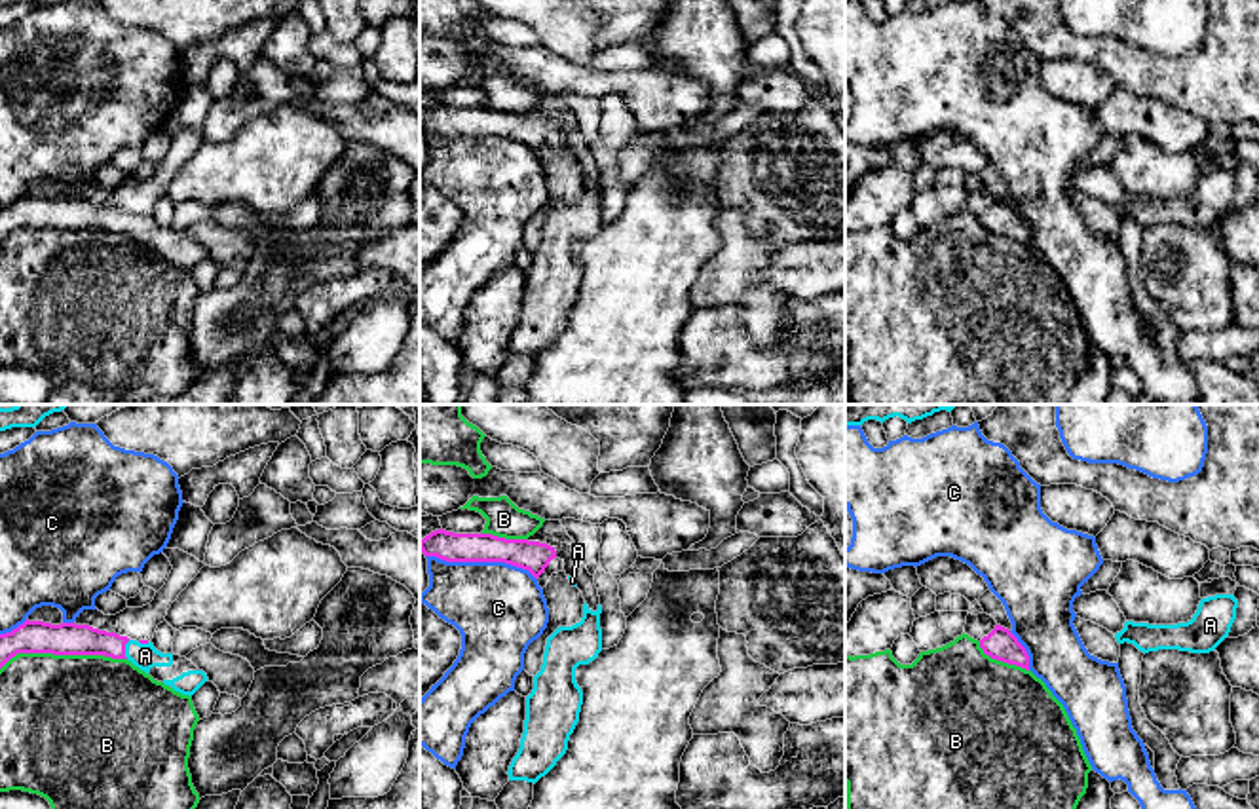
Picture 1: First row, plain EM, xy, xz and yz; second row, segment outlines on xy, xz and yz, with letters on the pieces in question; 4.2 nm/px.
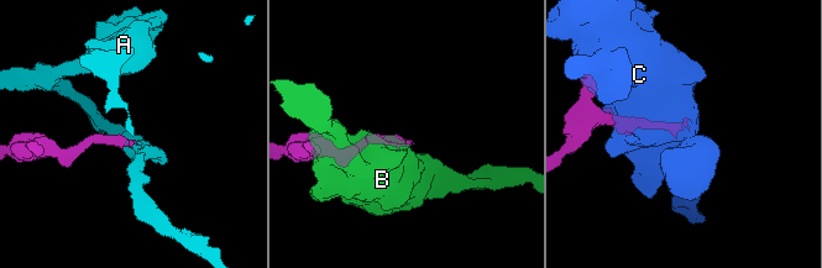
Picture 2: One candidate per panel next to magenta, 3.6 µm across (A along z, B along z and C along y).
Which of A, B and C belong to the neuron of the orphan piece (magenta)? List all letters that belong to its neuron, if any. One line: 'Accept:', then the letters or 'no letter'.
Accept: A

